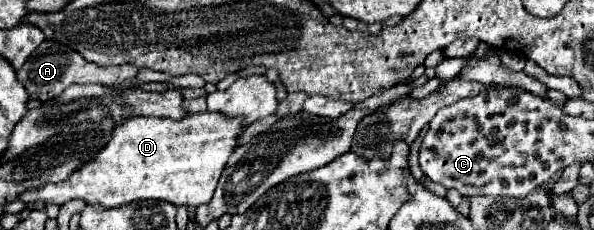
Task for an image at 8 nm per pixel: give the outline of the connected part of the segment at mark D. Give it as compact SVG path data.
M209 111L187 113L179 121L131 117L123 125L115 127L109 143L65 181L25 191L17 199L23 203L41 201L55 205L63 205L69 199L83 199L87 205L101 205L105 209L141 199L161 199L173 205L197 207L211 201L219 175L235 149L235 137L239 133L239 119L227 119Z

